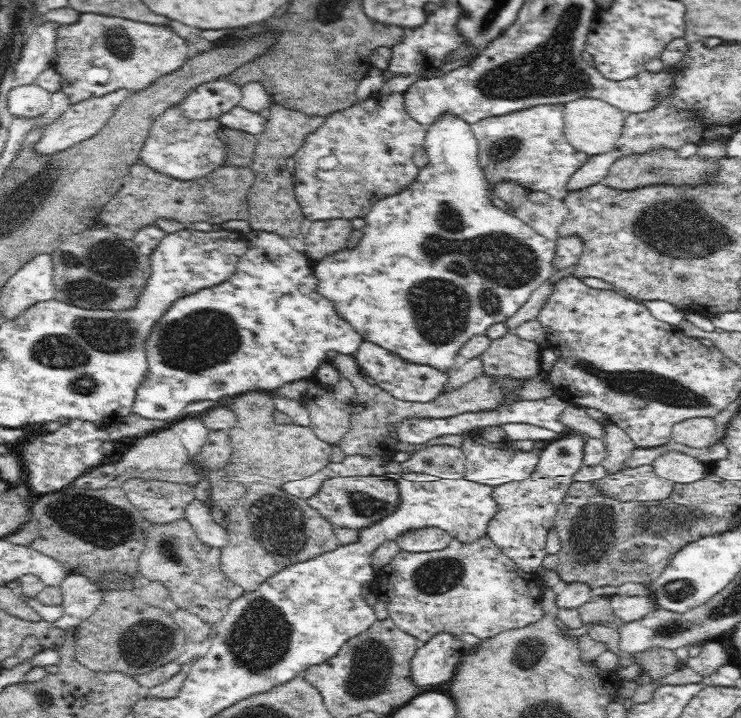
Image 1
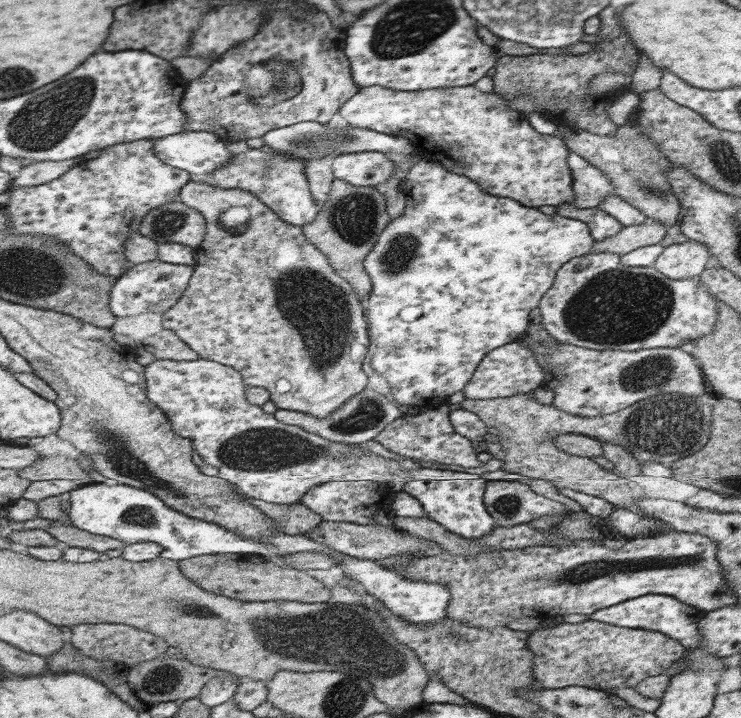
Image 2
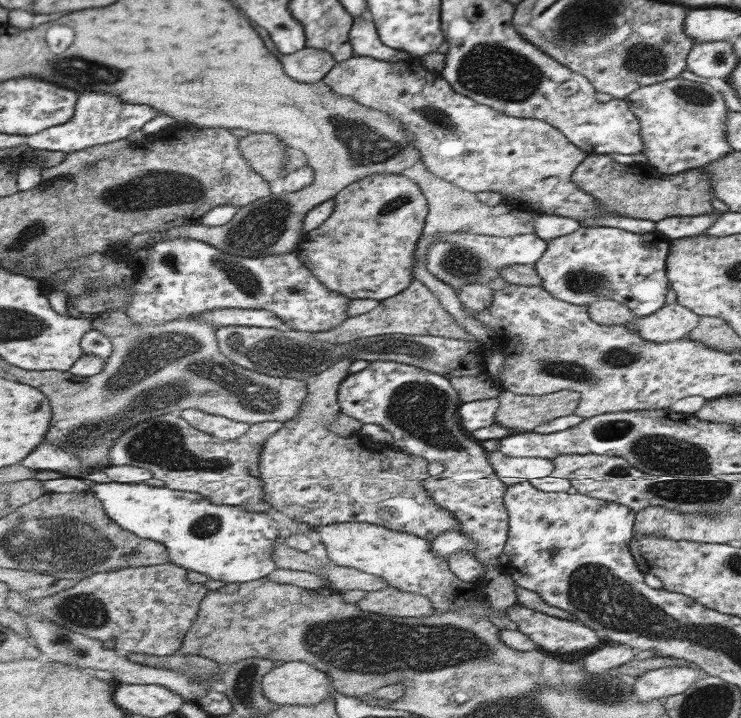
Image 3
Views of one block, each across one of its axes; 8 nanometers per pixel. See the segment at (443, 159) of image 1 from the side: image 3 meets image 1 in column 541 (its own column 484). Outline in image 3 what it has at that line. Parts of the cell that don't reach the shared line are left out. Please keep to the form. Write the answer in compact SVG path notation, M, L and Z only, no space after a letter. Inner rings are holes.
M454 232L454 233L438 233L441 238L432 241L432 247L428 249L425 254L426 268L428 272L436 275L436 278L444 280L446 284L450 284L455 291L458 288L464 288L468 284L484 284L488 285L494 278L500 278L500 270L508 268L508 266L515 265L532 265L538 262L544 254L546 254L549 241L538 238L536 233L521 234L513 237L500 237L489 235L474 235L468 232Z

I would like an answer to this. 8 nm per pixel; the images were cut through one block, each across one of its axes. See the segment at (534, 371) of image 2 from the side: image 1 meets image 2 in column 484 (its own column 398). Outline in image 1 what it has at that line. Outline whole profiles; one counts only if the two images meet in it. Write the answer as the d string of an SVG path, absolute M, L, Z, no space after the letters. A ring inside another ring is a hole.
M363 341L353 357L360 370L363 370L363 374L370 381L389 392L394 398L406 402L432 402L432 400L436 400L443 393L442 388L450 378L450 374L442 374L442 371L434 370L432 367L408 363L406 360L398 358L398 355L390 354L390 351L370 341Z

